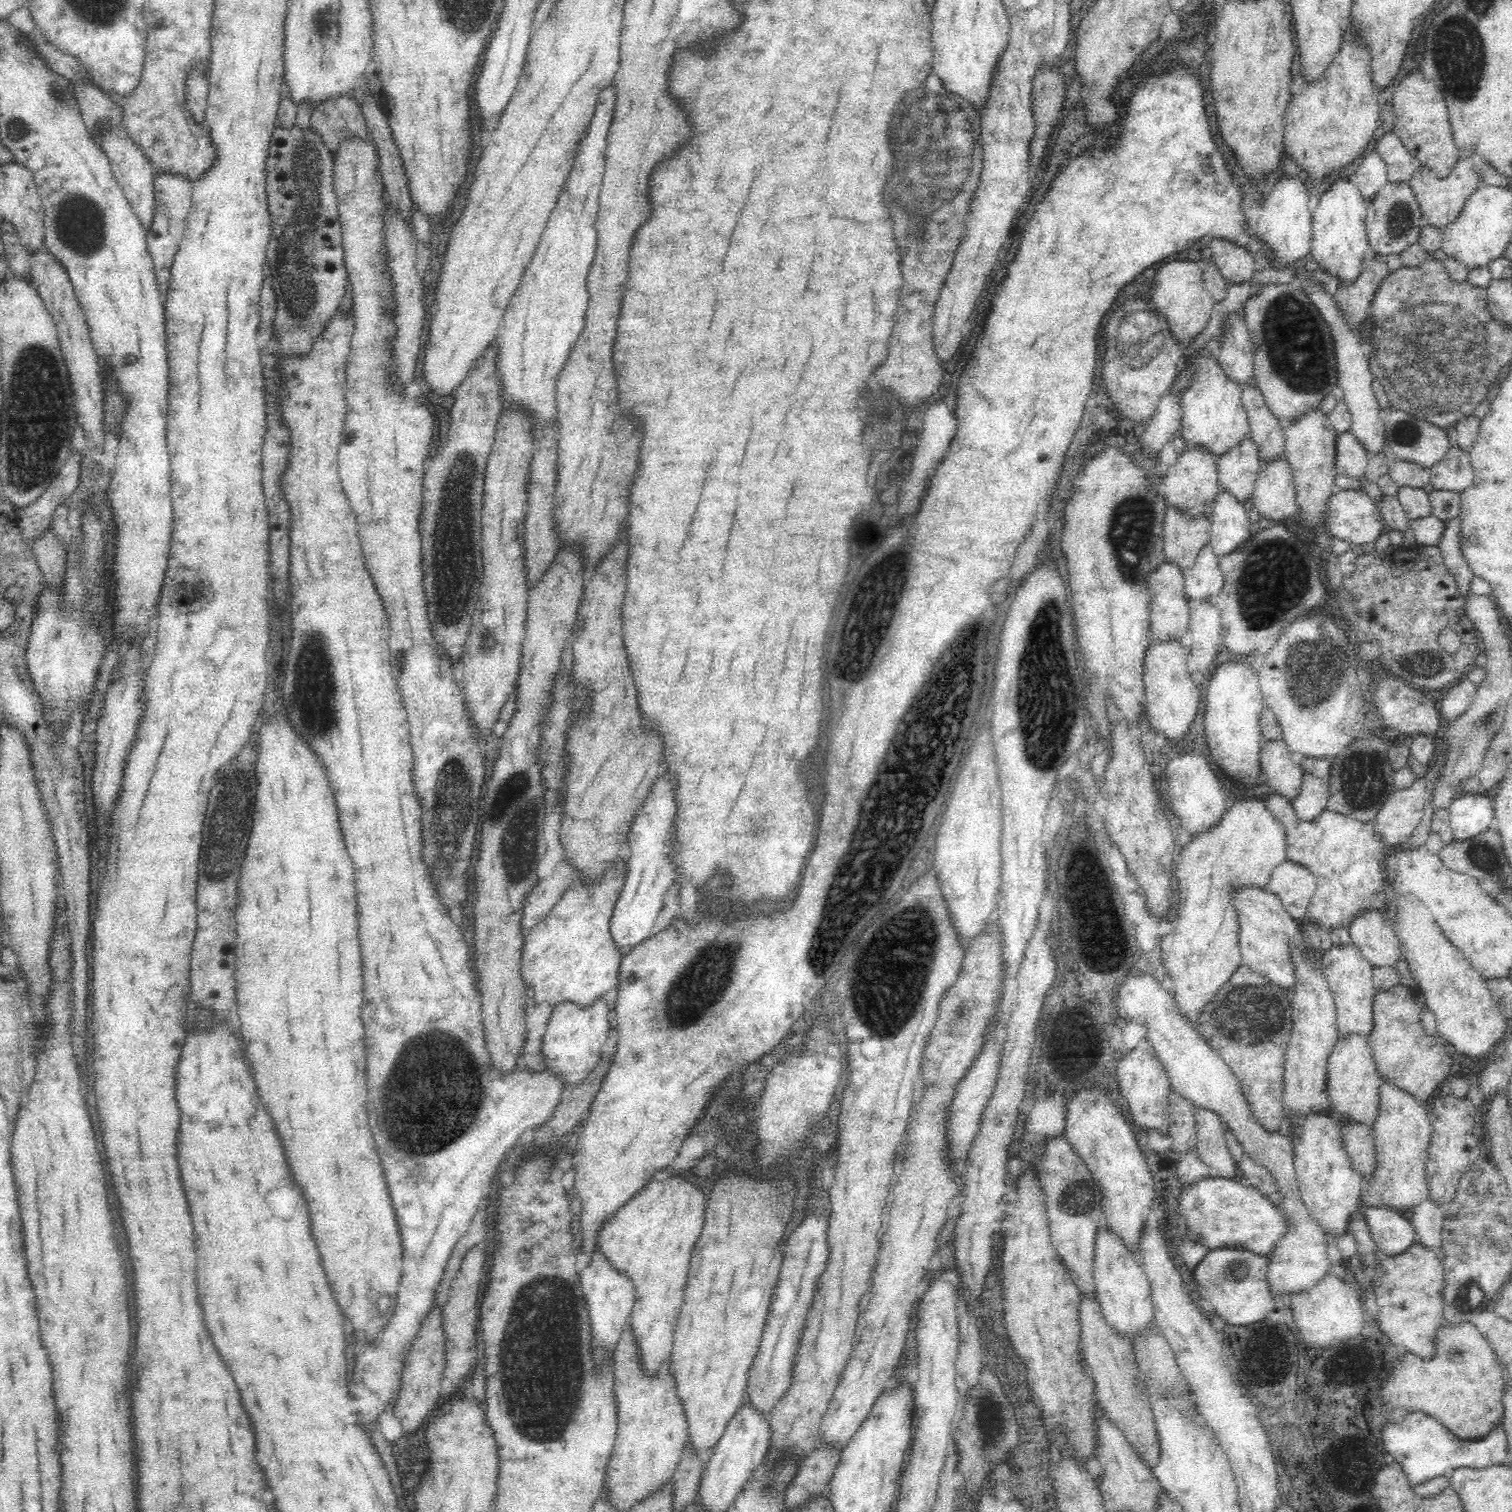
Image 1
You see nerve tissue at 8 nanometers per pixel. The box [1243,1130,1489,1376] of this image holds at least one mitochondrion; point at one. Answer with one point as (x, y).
(1468, 1285)

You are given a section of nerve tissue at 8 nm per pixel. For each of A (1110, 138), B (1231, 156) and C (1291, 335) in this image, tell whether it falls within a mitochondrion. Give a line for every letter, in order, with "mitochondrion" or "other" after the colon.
A: other
B: other
C: mitochondrion

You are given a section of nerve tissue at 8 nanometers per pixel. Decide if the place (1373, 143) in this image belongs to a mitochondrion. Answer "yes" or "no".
no

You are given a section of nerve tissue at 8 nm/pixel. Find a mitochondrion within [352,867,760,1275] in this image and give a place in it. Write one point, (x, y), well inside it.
(434, 1090)

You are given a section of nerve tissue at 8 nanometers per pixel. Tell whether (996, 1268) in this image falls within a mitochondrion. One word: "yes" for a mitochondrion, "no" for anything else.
no

